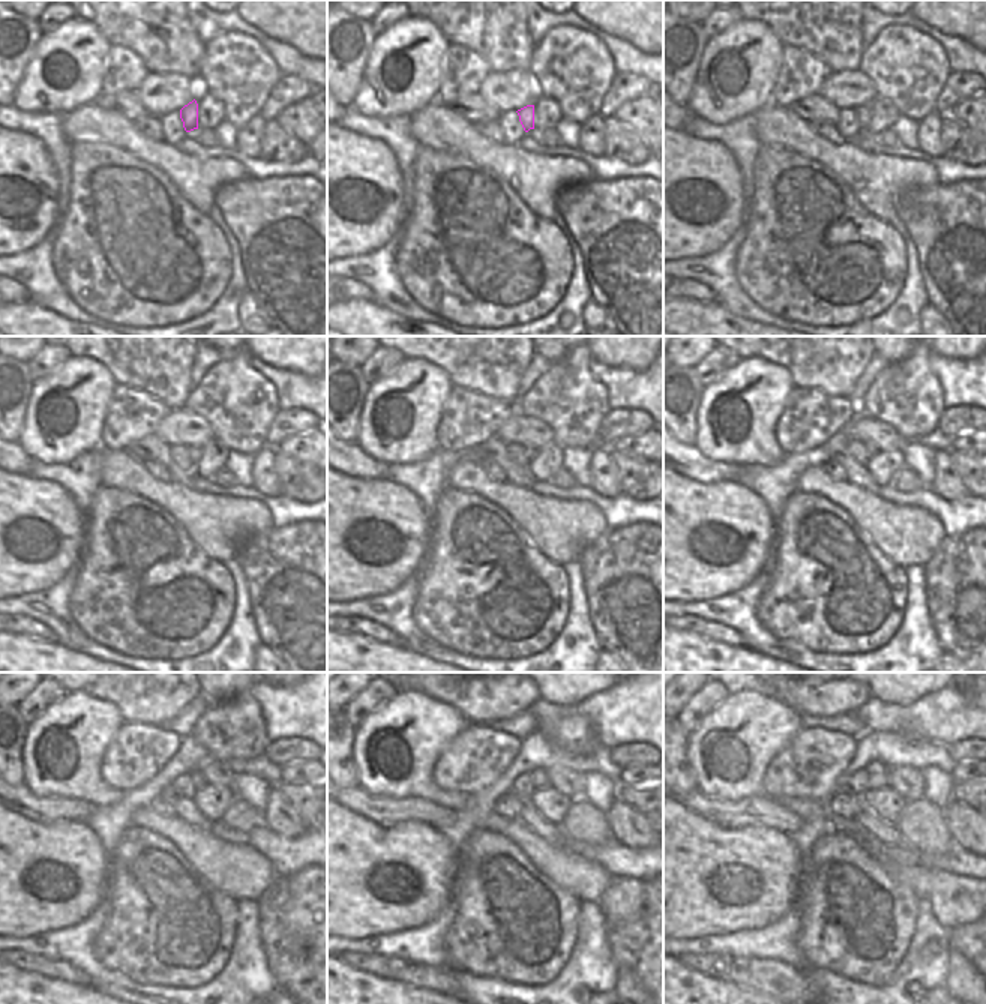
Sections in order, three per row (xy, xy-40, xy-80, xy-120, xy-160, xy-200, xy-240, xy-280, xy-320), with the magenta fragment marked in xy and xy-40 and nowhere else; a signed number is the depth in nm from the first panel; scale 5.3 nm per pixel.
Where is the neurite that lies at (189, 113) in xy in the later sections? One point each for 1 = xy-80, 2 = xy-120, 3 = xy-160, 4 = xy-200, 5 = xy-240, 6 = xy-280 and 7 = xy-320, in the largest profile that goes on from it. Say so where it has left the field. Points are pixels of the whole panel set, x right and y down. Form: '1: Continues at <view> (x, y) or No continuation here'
1: Continues at xy-80 (863, 111)
2: Continues at xy-120 (194, 452)
3: Continues at xy-160 (530, 452)
4: Continues at xy-200 (871, 447)
5: Continues at xy-240 (200, 782)
6: Continues at xy-280 (539, 779)
7: Continues at xy-320 (877, 773).

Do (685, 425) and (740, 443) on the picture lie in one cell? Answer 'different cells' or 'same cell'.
different cells

